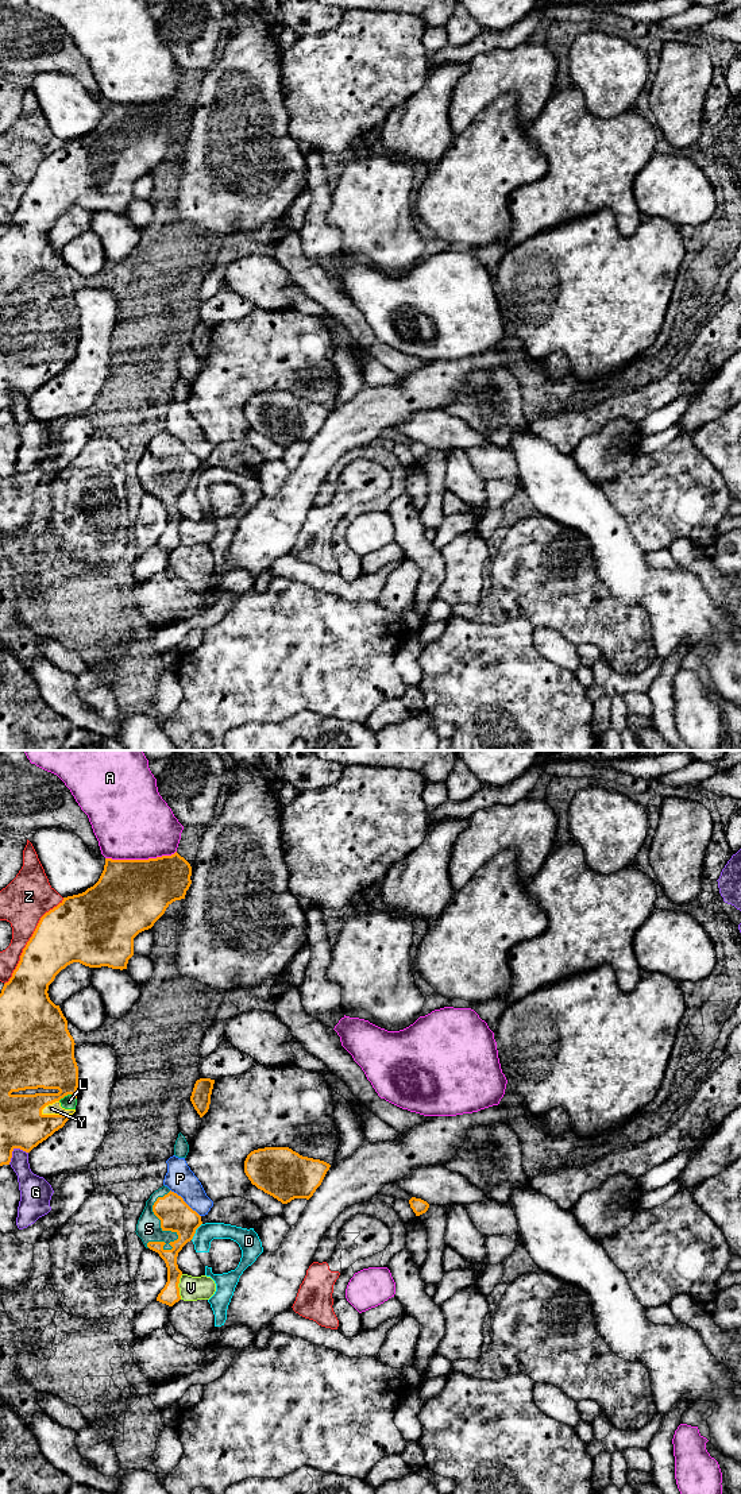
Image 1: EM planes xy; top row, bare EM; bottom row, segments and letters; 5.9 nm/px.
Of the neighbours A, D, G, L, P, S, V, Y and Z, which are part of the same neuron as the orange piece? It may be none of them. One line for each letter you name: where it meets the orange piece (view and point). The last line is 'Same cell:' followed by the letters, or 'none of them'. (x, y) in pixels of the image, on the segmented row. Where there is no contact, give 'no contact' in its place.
L: meets orange in xy at (66, 1095)
S: meets orange in xy at (166, 1230)
Y: meets orange in xy at (54, 1115)
Same cell: L, S, Y

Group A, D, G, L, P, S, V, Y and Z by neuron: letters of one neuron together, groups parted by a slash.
A / D / G / L S Y / P / V / Z

